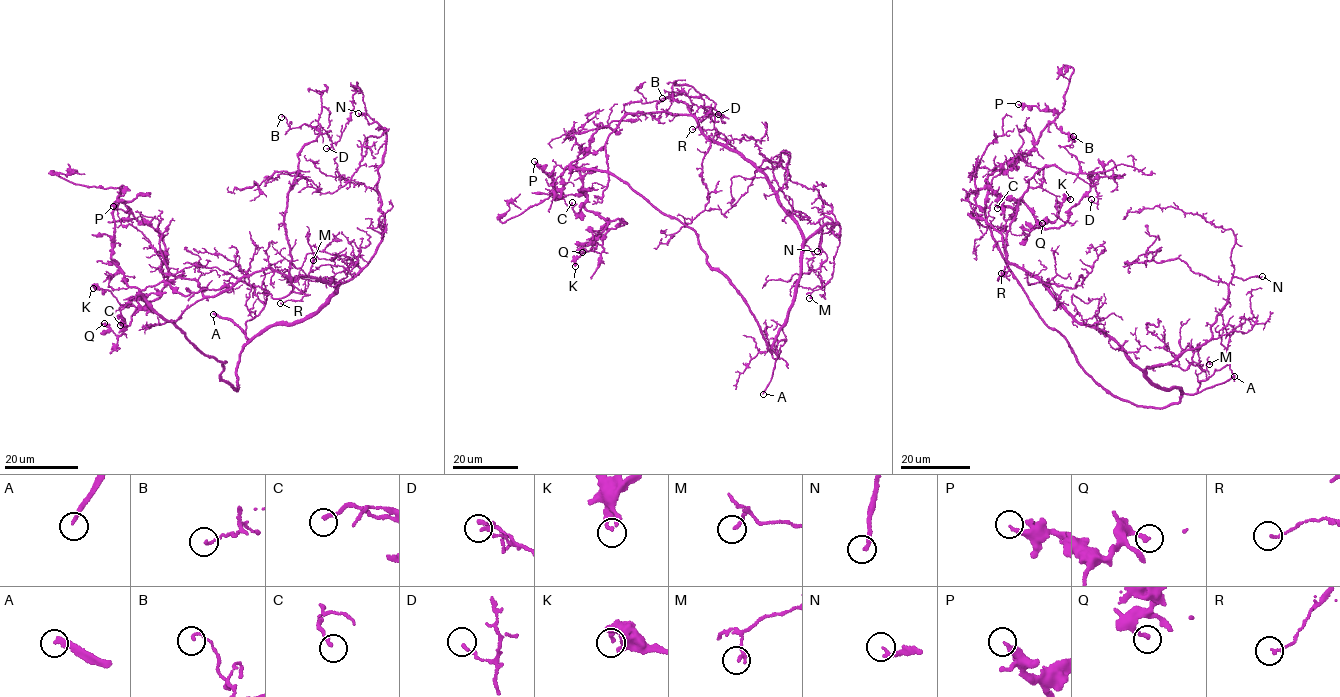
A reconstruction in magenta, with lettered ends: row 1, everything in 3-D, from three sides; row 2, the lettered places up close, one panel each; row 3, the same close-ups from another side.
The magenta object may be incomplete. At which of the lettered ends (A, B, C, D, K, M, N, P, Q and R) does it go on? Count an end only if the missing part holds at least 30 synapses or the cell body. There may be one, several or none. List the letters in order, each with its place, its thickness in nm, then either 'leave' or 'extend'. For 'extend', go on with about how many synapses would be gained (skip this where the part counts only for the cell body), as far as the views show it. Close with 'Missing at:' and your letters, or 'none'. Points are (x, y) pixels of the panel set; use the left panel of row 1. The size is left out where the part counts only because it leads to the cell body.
A: (213, 314) | 240 nm | extend
B: (281, 117) | 140 nm | leave
C: (120, 325) | 200 nm | leave
D: (326, 148) | 170 nm | leave
K: (93, 288) | 180 nm | leave
M: (313, 260) | 170 nm | leave
N: (358, 113) | 200 nm | leave
P: (113, 206) | 240 nm | leave
Q: (104, 323) | 220 nm | leave
R: (280, 303) | 140 nm | leave
Missing at: A

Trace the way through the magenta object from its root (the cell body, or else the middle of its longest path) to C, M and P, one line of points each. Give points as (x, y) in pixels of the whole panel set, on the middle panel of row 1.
C: (761, 173), (693, 117), (632, 113), (609, 136), (606, 170), (580, 170), (587, 197), (578, 215), (572, 202)
M: (761, 173), (803, 240), (821, 230), (820, 245), (827, 259), (820, 270), (821, 288), (809, 298)
P: (761, 173), (693, 117), (666, 112), (598, 128), (586, 155), (561, 174), (556, 197), (551, 174), (534, 161)

